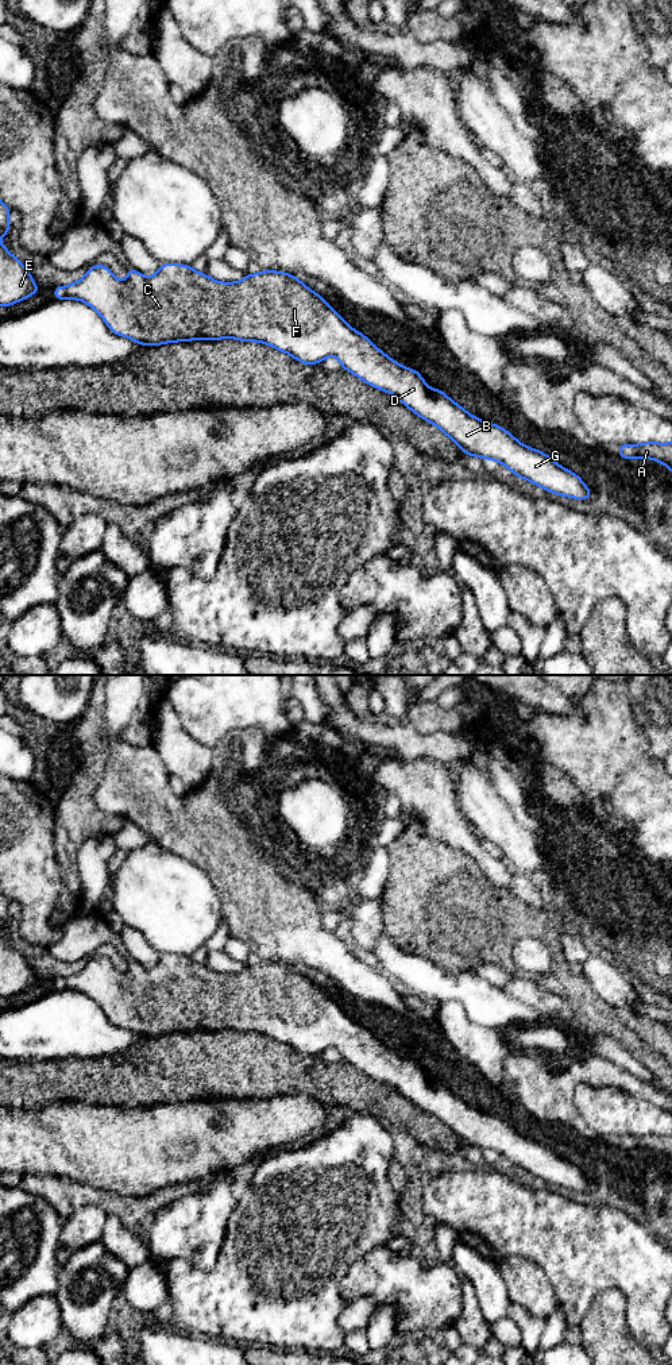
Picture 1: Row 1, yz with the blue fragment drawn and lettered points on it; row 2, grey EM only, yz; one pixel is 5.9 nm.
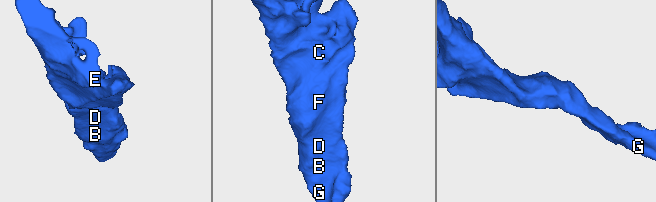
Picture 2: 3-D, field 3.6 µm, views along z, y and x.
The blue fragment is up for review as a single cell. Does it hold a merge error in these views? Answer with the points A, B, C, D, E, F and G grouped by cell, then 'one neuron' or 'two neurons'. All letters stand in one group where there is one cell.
A B C D E F G | one neuron

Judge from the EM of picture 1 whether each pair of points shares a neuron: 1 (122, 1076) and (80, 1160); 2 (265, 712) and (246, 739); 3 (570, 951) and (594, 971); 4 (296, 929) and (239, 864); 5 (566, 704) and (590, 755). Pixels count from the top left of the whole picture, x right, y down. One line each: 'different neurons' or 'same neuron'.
1: different neurons
2: different neurons
3: different neurons
4: same neuron
5: different neurons

